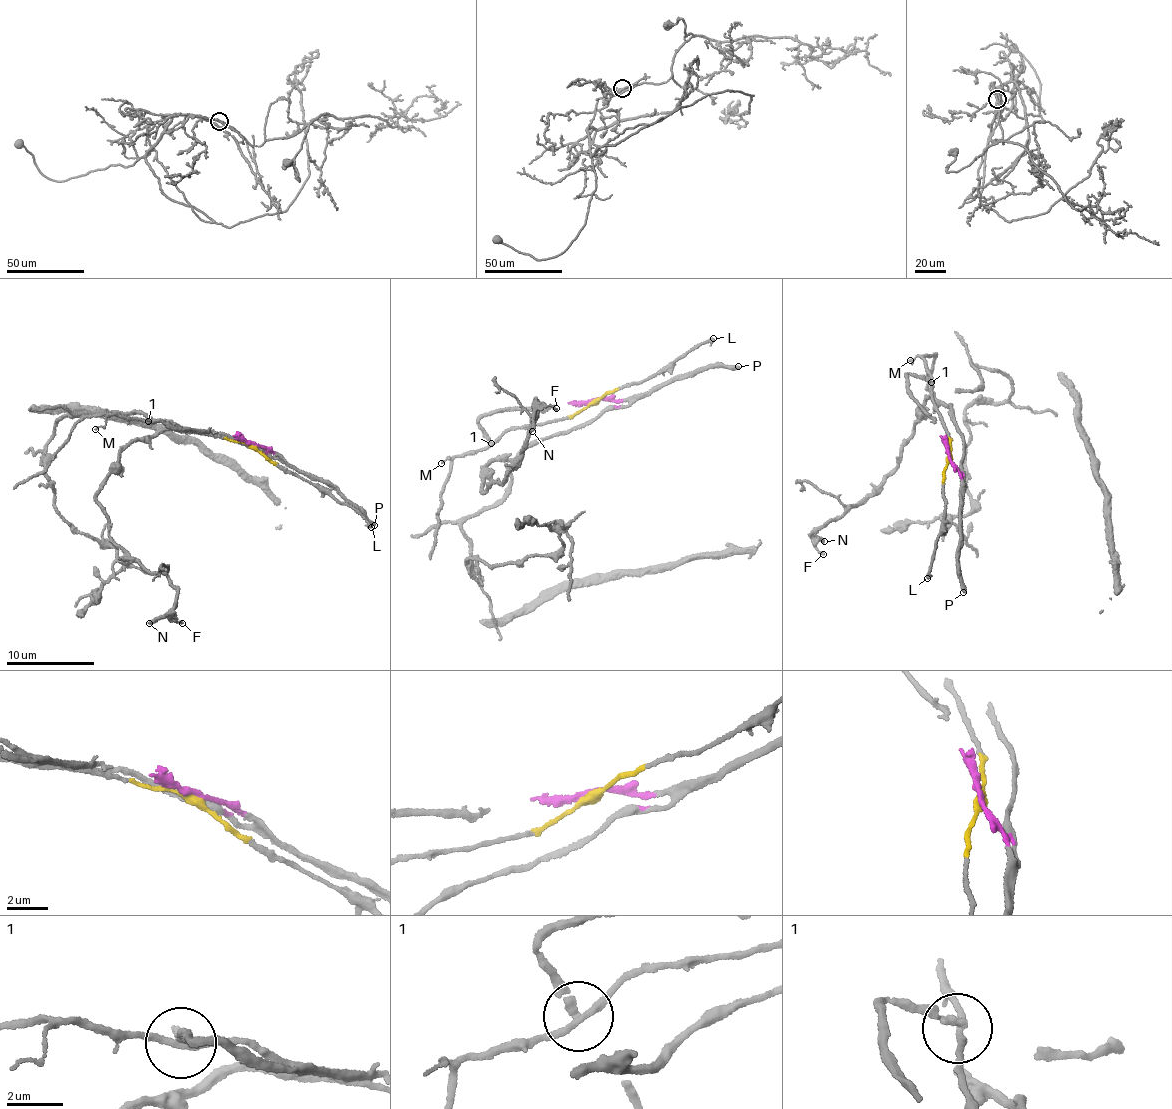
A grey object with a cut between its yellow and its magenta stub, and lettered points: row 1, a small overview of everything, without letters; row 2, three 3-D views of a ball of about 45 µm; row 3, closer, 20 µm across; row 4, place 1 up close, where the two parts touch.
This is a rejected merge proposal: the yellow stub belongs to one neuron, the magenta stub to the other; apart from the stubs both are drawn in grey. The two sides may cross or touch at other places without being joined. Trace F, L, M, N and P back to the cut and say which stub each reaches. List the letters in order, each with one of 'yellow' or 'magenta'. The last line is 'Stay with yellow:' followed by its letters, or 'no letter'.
F: magenta
L: yellow
M: yellow
N: magenta
P: magenta
Stay with yellow: L, M

